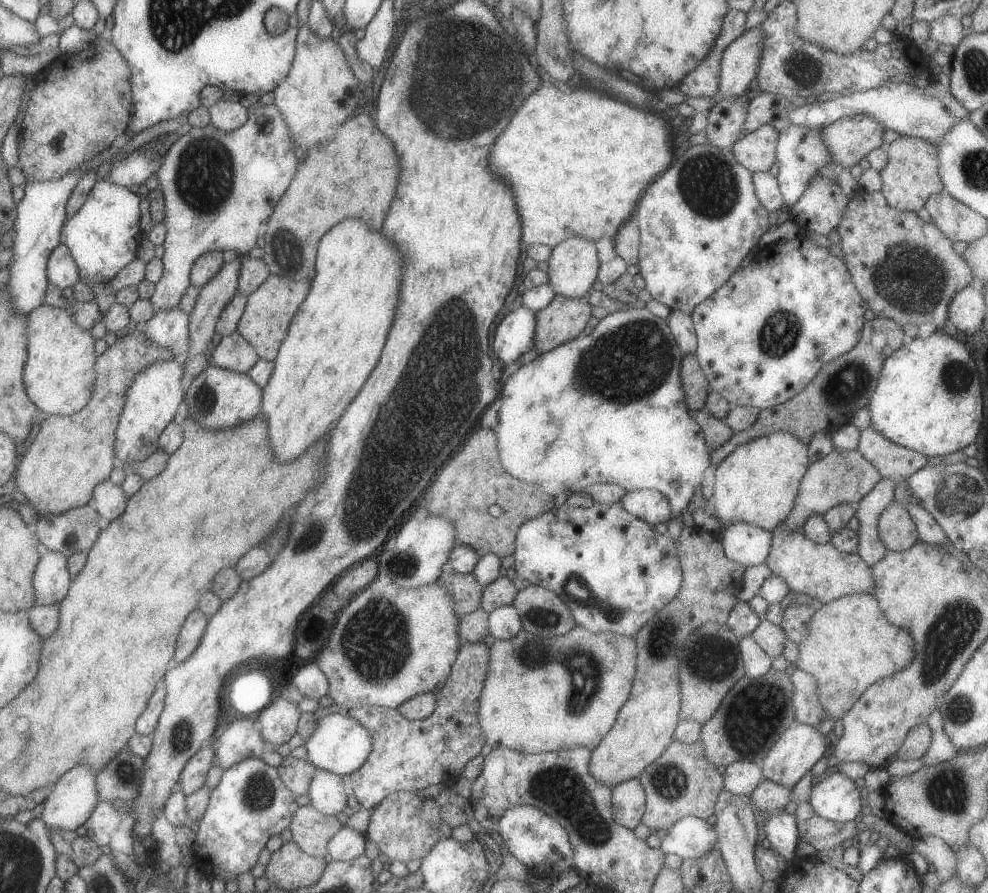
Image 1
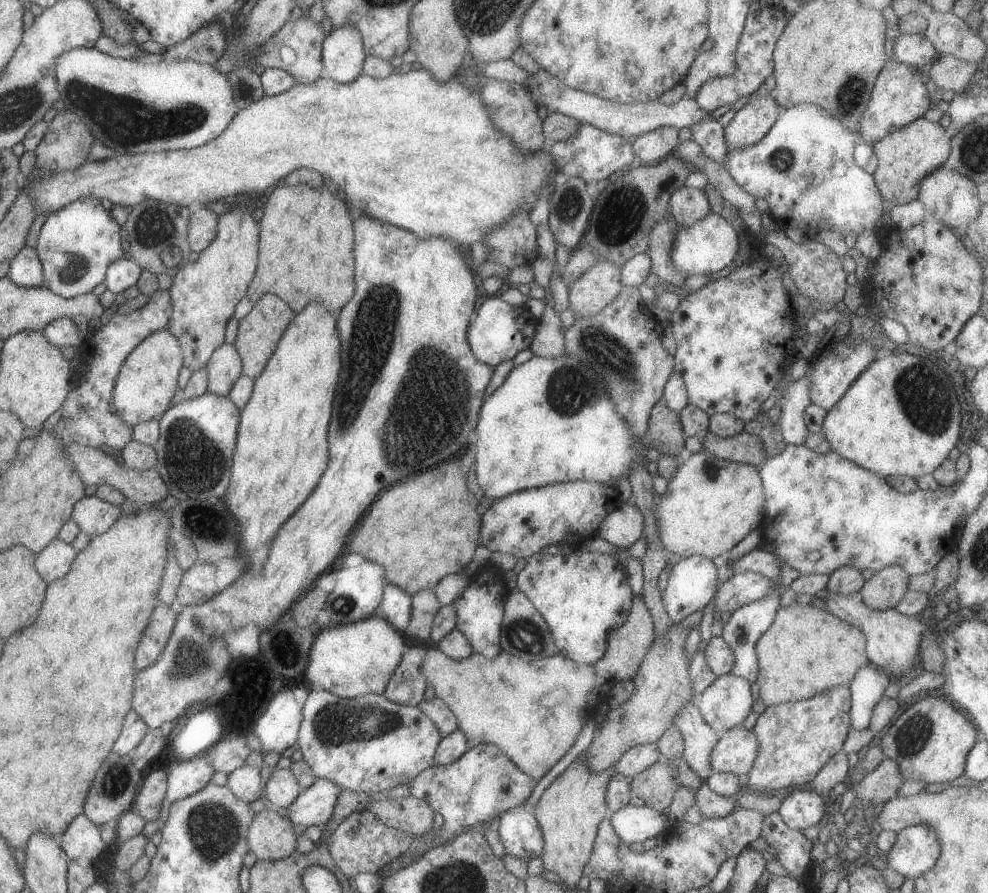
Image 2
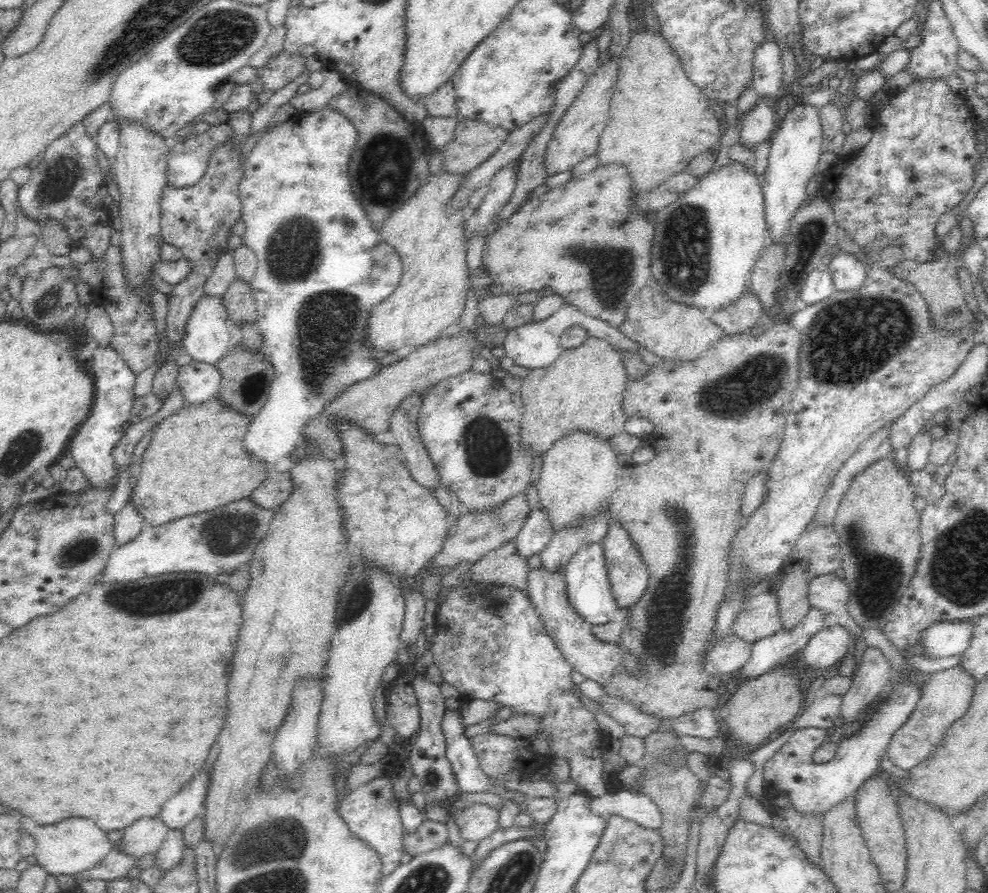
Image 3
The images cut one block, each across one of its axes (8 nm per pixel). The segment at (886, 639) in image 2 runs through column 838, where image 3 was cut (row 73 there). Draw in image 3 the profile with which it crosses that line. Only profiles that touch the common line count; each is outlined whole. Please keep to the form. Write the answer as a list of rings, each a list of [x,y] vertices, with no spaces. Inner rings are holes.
[[[610,57],[597,68],[592,78],[584,84],[584,88],[576,96],[576,100],[568,106],[562,120],[558,122],[553,140],[545,153],[545,168],[549,176],[570,171],[582,160],[597,152],[600,136],[609,119],[609,102],[617,84],[618,60],[619,57]]]

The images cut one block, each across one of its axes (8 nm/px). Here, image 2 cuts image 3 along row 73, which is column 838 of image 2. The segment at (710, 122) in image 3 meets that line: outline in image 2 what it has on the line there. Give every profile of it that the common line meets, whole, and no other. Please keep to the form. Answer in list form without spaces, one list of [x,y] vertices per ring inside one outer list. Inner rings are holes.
[[[800,603],[780,607],[772,626],[758,639],[755,648],[762,701],[767,707],[778,706],[808,700],[833,686],[850,686],[858,670],[871,664],[866,641],[862,630],[825,609]]]

